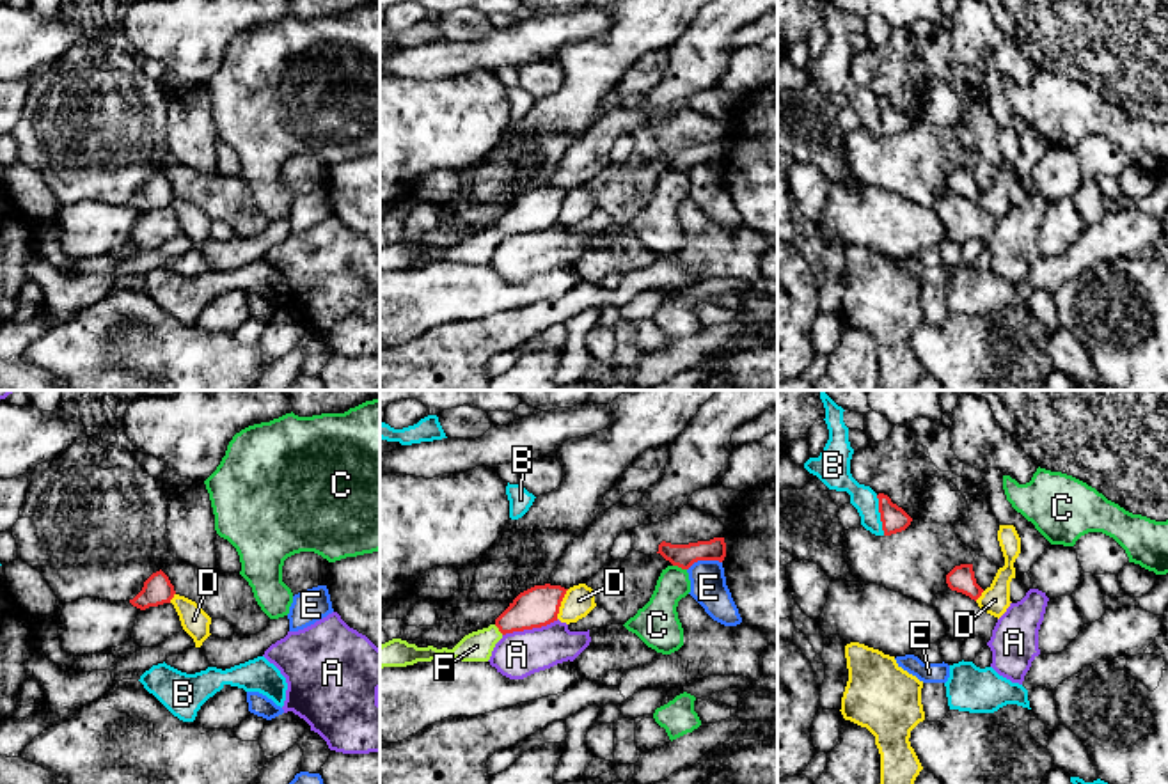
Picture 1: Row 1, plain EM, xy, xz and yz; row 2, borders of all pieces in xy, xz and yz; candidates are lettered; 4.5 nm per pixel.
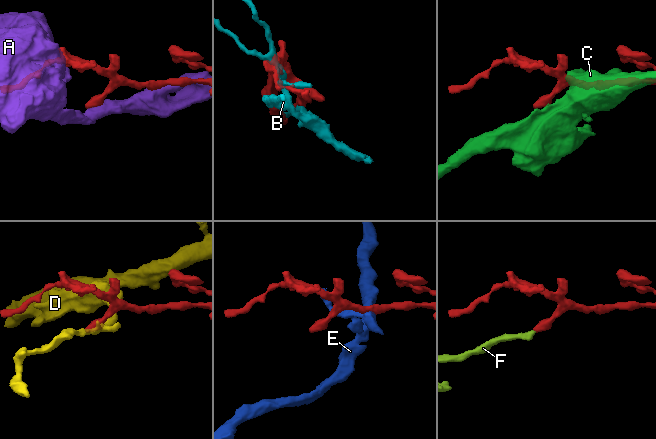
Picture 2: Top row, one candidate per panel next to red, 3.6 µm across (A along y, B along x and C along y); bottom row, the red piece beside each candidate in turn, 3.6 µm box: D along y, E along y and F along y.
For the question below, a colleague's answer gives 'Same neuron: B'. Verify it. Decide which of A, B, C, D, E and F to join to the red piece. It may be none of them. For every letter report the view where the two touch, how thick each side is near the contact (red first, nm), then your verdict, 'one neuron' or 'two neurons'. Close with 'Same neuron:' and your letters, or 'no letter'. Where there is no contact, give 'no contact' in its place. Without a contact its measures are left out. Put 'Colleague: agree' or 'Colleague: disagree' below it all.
A: xz | 180/220 nm | two neurons
B: yz | 120/110 nm | two neurons
C: xz | 110/170 nm | two neurons
D: xz | 180/140 nm | two neurons
E: xz | 110/160 nm | two neurons
F: xz | 180/140 nm | one neuron
Same neuron: F
Colleague: disagree

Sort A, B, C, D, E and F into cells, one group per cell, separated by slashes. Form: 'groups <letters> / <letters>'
groups A / B / C / D / E / F

